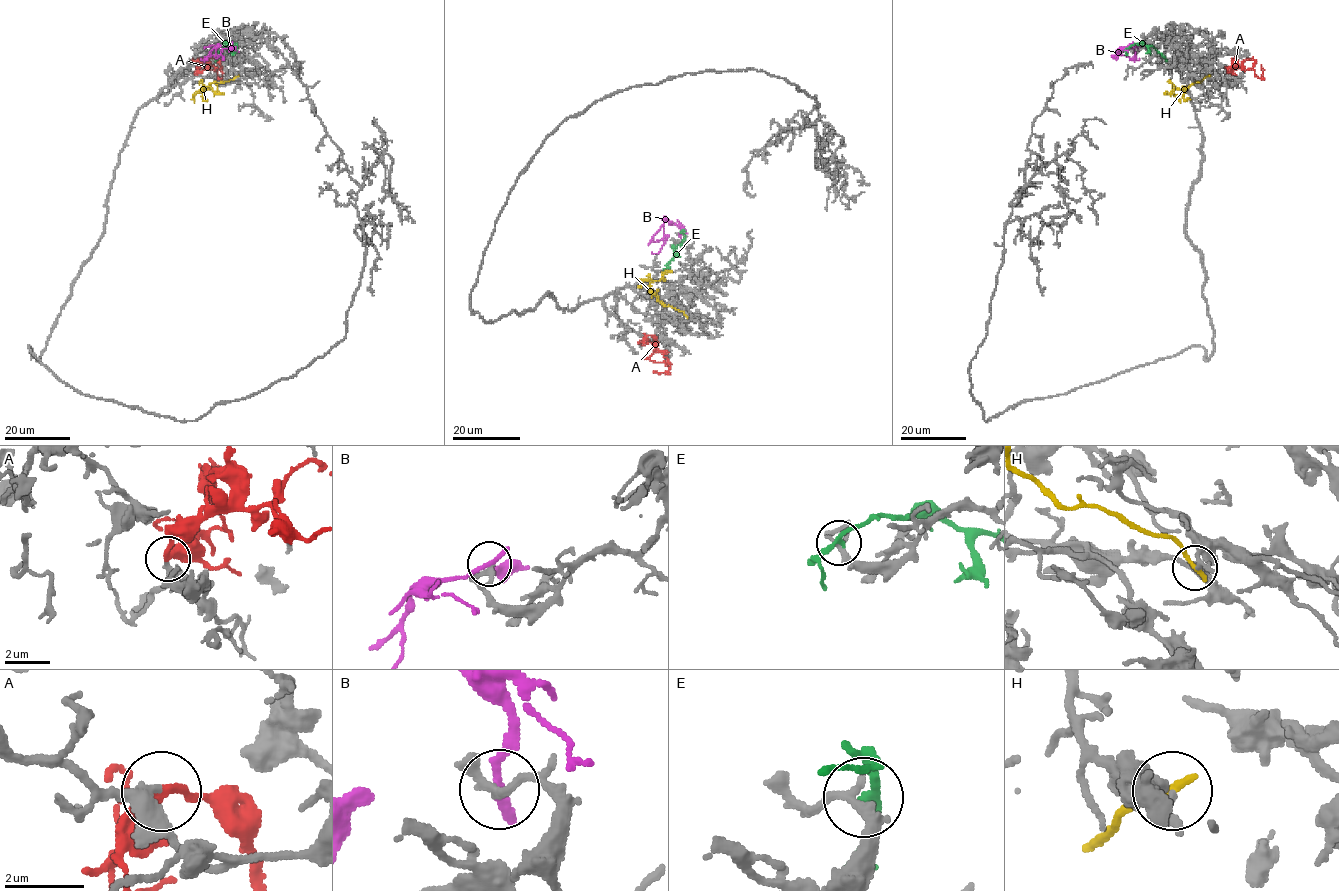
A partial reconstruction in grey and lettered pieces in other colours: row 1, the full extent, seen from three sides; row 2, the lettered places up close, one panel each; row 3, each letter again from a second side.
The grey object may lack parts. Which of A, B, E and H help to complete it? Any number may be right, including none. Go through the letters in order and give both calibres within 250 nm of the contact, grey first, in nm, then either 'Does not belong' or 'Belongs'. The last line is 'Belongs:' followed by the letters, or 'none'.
A: Thickness 240 nm (grey) against 320 nm. Belongs
B: Thickness 190 nm (grey) against 280 nm. Does not belong
E: Thickness 200 nm (grey) against 180 nm. Does not belong
H: Thickness 190 nm (grey) against 240 nm. Does not belong
Belongs: A

